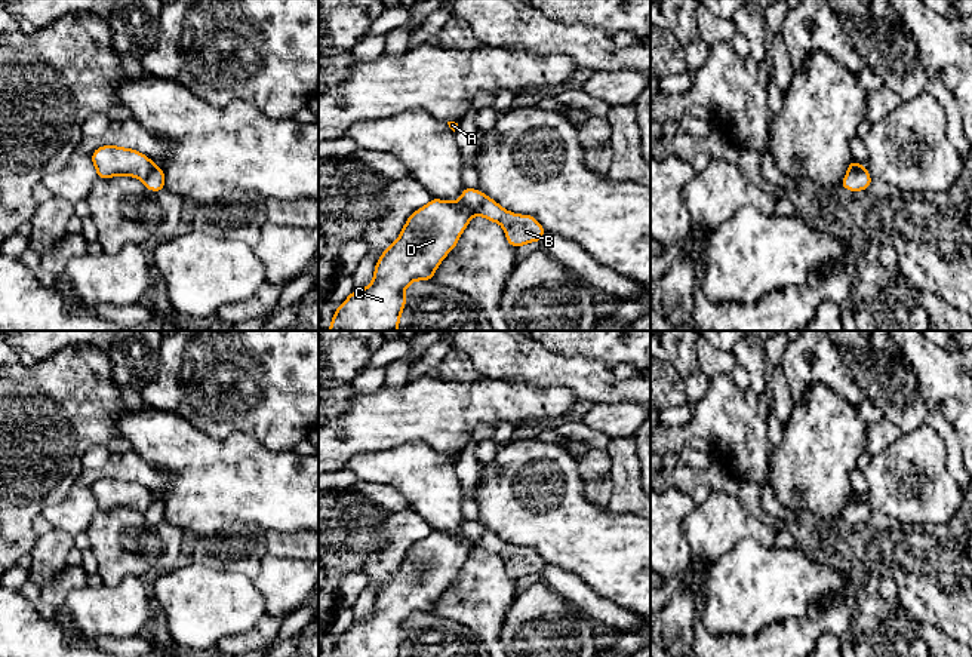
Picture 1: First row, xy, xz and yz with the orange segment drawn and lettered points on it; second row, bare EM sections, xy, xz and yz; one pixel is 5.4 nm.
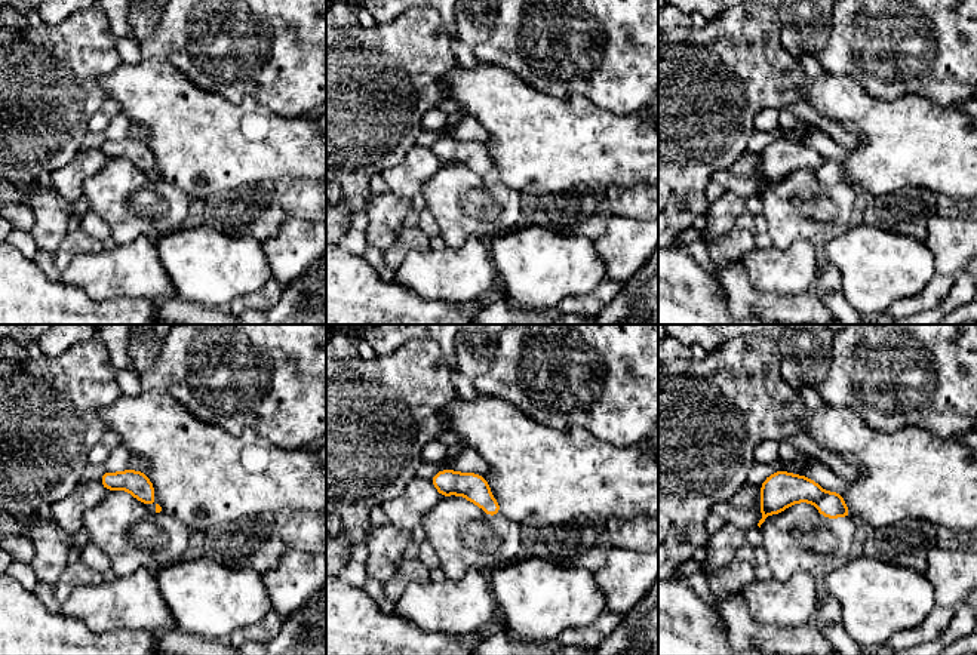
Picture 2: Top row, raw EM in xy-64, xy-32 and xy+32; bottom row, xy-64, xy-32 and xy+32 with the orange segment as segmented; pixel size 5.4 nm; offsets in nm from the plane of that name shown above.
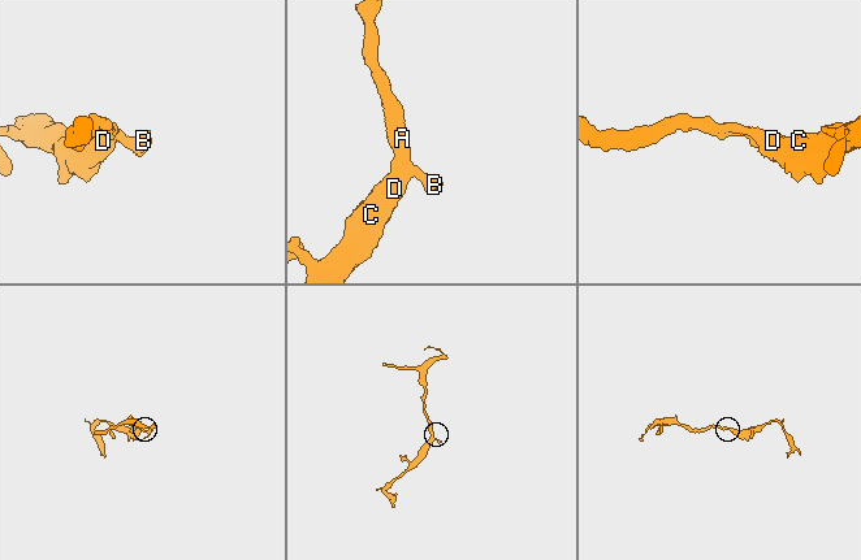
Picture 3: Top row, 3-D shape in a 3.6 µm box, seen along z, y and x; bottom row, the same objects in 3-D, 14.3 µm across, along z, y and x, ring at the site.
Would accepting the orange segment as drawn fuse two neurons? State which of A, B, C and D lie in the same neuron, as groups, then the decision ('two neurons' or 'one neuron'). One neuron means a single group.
groups A B C D; one neuron

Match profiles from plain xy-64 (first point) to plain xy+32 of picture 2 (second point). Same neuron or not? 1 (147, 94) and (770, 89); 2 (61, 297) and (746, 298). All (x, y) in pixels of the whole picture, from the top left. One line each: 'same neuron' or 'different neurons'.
1: different neurons
2: different neurons

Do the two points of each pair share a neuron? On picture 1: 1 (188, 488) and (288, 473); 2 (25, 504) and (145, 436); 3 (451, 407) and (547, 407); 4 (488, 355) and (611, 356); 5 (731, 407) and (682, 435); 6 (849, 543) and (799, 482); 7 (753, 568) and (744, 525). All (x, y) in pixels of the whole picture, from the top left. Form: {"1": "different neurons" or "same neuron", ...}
{"1": "same neuron", "2": "different neurons", "3": "same neuron", "4": "different neurons", "5": "same neuron", "6": "different neurons", "7": "different neurons"}

